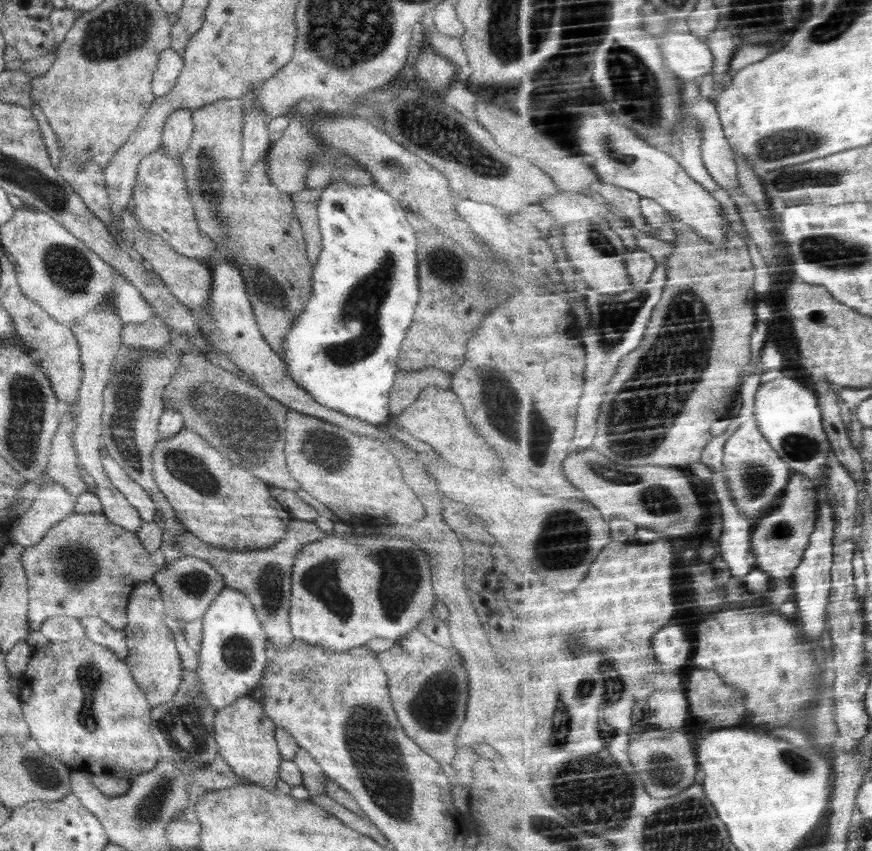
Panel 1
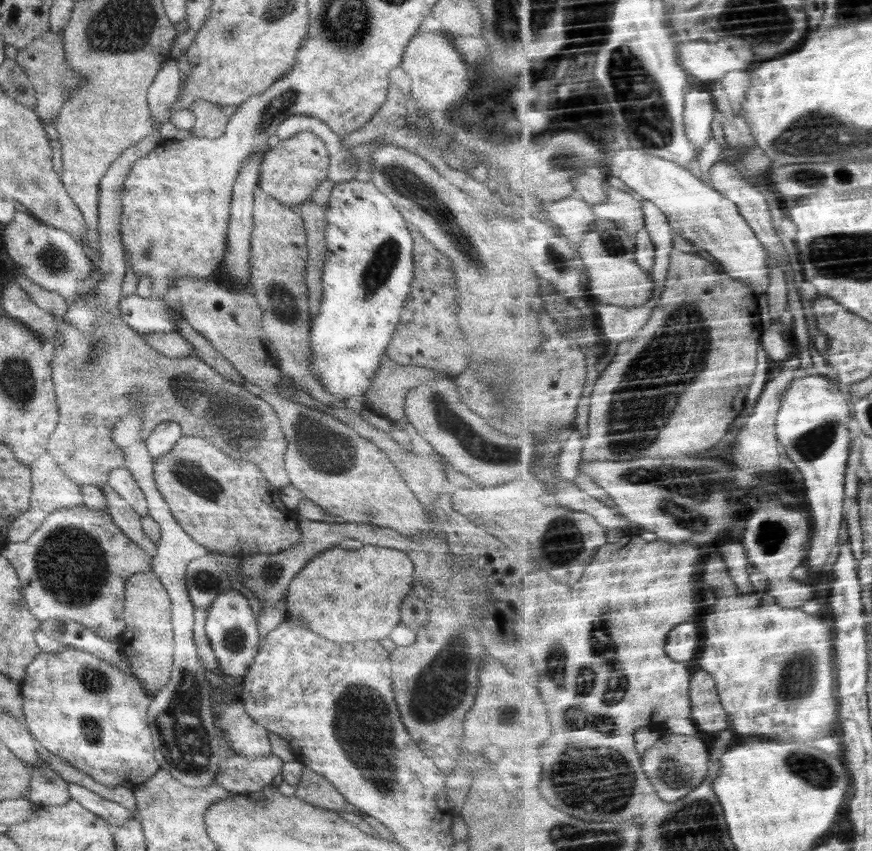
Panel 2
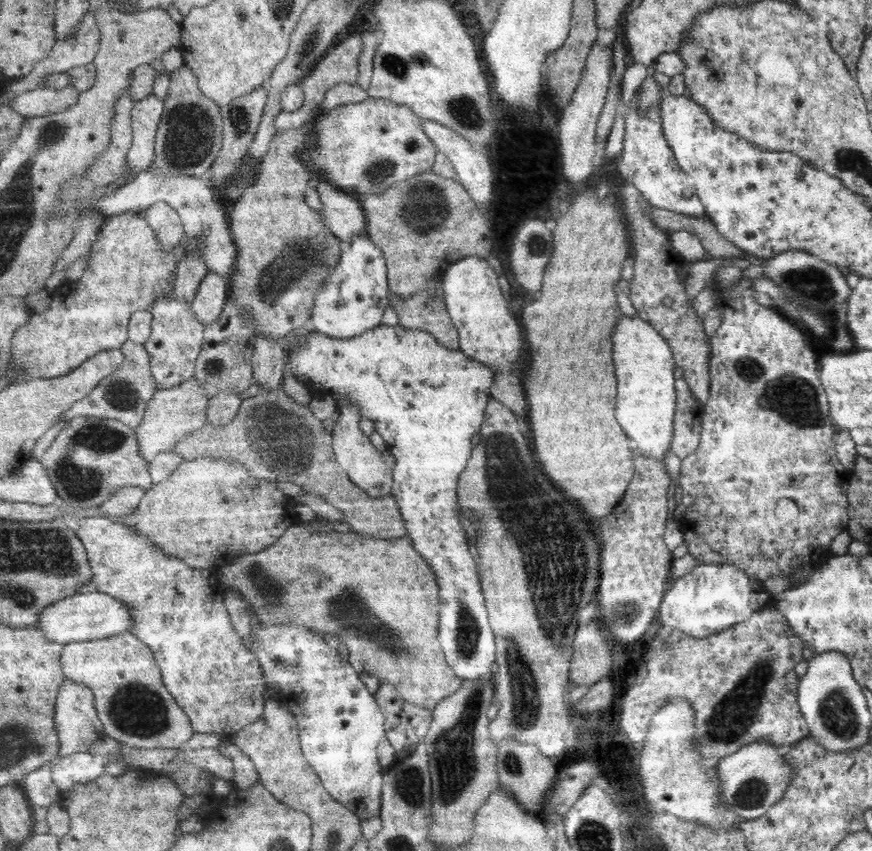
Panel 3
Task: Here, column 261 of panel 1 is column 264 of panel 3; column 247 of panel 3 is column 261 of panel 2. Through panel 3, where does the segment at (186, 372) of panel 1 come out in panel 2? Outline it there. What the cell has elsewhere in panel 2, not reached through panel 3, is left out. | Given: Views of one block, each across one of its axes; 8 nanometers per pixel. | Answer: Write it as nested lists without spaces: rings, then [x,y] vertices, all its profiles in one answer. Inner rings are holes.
[[[64,316],[61,320],[56,335],[50,340],[54,350],[52,376],[58,394],[57,408],[60,408],[60,422],[48,437],[47,451],[72,481],[80,486],[100,487],[100,484],[107,482],[111,470],[124,467],[126,459],[122,447],[118,447],[112,441],[112,432],[120,418],[128,417],[137,408],[136,396],[144,392],[146,403],[141,406],[142,427],[140,427],[142,440],[150,436],[150,432],[158,423],[172,421],[179,424],[183,435],[208,439],[228,456],[254,462],[262,469],[266,480],[278,490],[291,484],[284,462],[287,440],[278,416],[268,402],[264,402],[262,398],[258,398],[240,384],[226,380],[222,374],[214,372],[214,369],[196,356],[182,356],[182,358],[164,356],[146,343],[121,316],[116,319],[100,317],[98,321],[94,321],[94,329],[88,333],[70,325]]]

